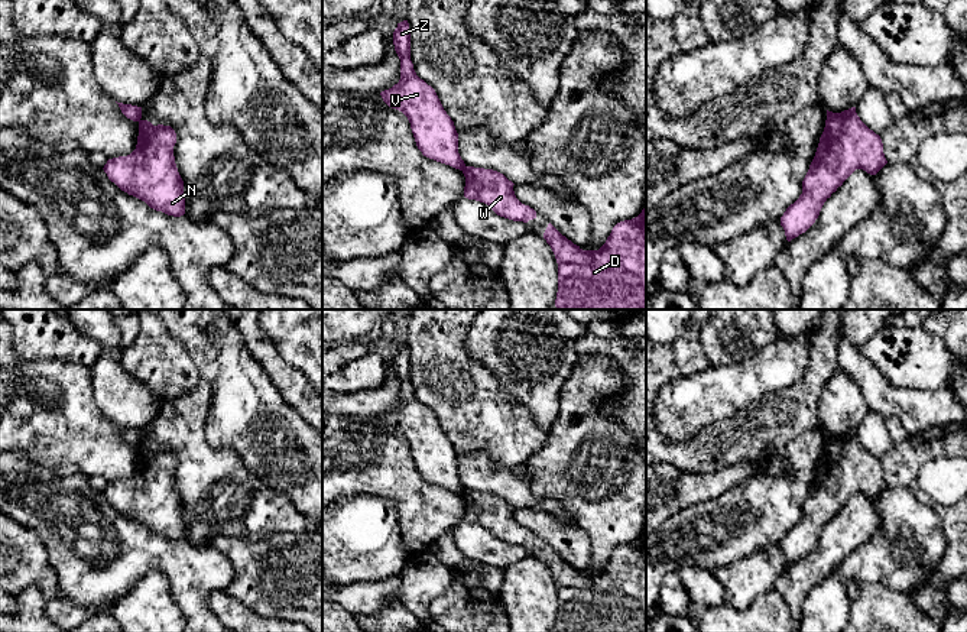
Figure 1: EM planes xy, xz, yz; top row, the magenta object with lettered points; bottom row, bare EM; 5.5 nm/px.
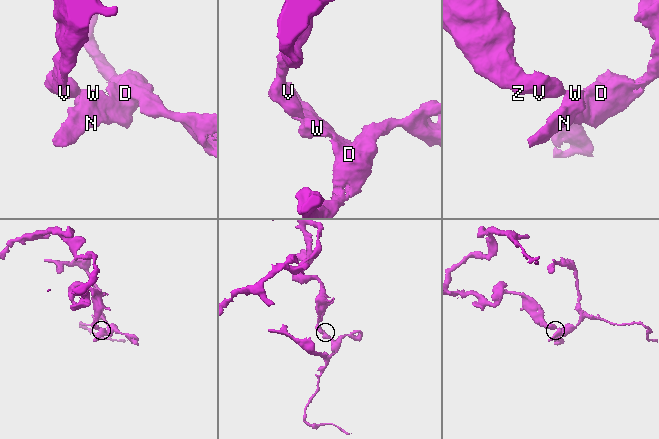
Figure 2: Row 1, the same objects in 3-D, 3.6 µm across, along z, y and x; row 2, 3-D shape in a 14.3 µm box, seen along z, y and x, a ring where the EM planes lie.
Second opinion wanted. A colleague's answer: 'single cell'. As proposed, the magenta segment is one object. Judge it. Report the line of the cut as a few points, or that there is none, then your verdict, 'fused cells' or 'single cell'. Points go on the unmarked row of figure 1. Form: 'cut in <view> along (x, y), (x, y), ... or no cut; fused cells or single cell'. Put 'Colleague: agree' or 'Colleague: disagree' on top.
Colleague: disagree
cut in xz along (464, 489), (461, 493); fused cells

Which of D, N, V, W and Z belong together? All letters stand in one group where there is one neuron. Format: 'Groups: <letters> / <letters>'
Groups: D N W / V Z

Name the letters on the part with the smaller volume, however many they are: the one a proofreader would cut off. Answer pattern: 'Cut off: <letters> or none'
Cut off: D, N, W

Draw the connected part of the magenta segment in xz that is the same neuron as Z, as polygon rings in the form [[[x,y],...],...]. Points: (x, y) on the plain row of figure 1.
[[[408,344],[397,347],[393,369],[400,383],[400,403],[380,417],[383,425],[408,441],[416,470],[424,480],[463,495],[465,487],[458,477],[454,445],[444,434],[435,414],[413,393]]]

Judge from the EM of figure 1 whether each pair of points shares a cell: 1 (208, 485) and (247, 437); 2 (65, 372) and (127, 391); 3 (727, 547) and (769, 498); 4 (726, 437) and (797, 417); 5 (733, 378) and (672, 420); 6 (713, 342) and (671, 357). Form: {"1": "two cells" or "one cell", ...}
{"1": "two cells", "2": "two cells", "3": "one cell", "4": "one cell", "5": "one cell", "6": "two cells"}

